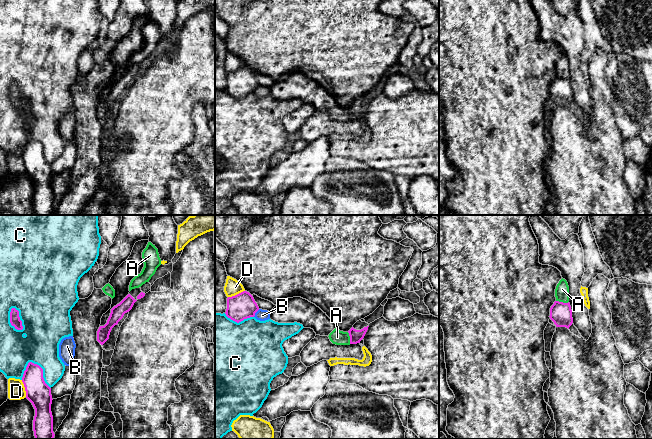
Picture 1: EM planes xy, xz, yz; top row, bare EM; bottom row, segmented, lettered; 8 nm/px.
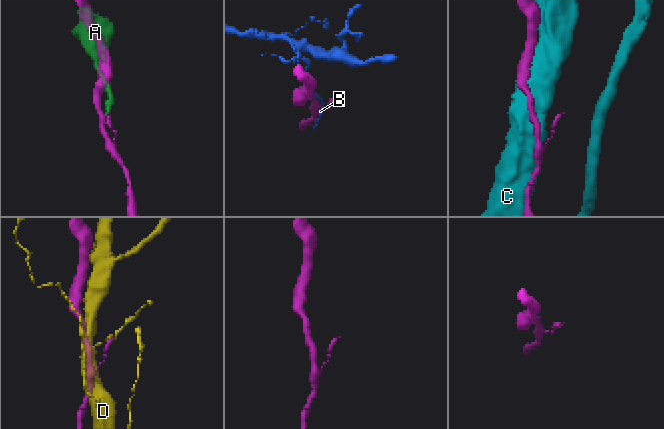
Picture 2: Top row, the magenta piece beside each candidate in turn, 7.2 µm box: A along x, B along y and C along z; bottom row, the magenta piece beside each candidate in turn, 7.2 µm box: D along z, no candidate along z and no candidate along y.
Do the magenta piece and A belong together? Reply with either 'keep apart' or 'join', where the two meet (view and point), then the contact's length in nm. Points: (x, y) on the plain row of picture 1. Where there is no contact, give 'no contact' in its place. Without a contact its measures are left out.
keep apart | yz (562, 78) | 110 nm

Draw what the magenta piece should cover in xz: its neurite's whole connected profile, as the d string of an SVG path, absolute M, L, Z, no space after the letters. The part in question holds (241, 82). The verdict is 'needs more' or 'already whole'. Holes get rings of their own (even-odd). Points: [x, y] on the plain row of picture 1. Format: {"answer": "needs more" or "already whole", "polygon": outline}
{"answer": "already whole", "polygon": "M243 67L235 72L227 74L226 92L231 96L239 99L244 95L254 93L259 86L253 72Z"}

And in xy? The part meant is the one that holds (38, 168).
{"answer": "already whole", "polygon": "M29 138L24 147L22 158L26 167L26 174L35 185L33 207L35 215L53 215L53 192L51 188L51 164L45 159L43 145Z"}

